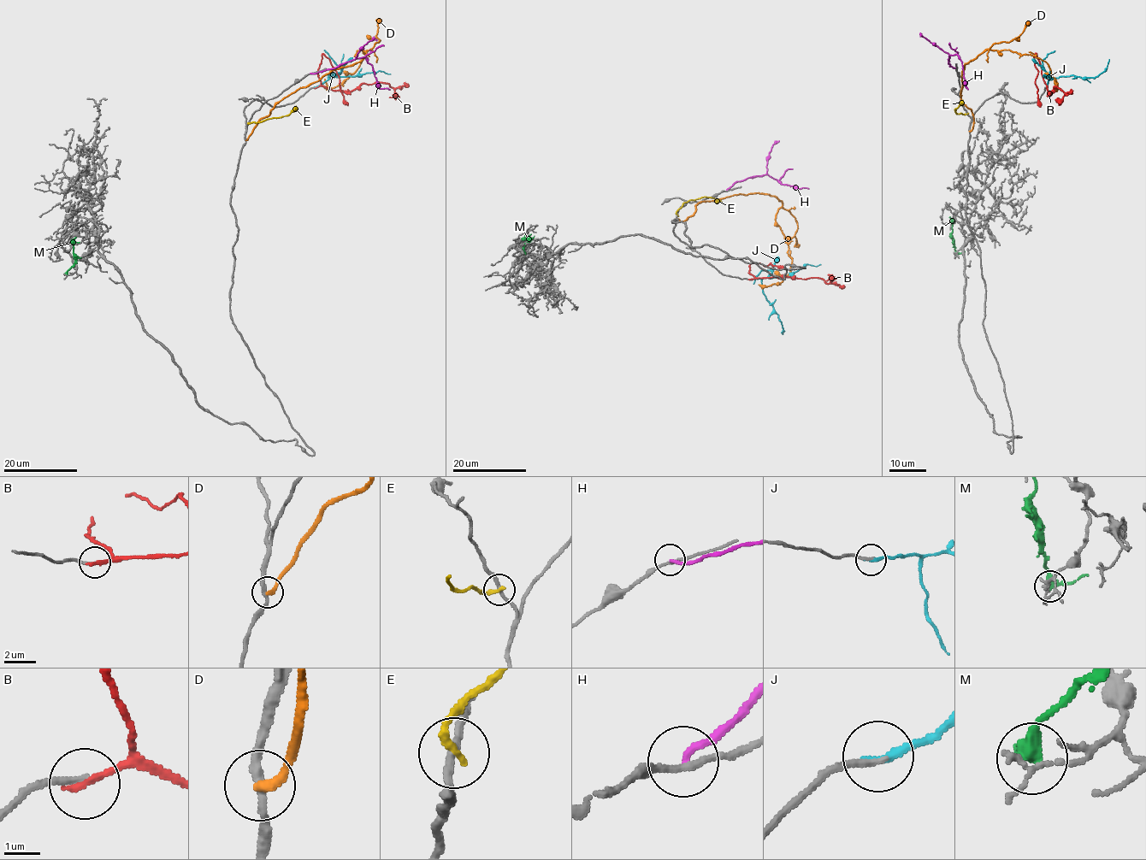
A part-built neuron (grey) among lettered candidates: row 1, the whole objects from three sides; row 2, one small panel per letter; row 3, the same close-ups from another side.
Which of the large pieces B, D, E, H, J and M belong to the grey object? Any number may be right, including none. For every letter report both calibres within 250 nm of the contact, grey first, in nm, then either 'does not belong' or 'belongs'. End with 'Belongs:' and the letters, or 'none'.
B: 180/240 nm | does not belong
D: 240/240 nm | does not belong
E: 200/240 nm | does not belong
H: 170/180 nm | does not belong
J: 190/240 nm | belongs
M: 140/360 nm | does not belong
Belongs: J

